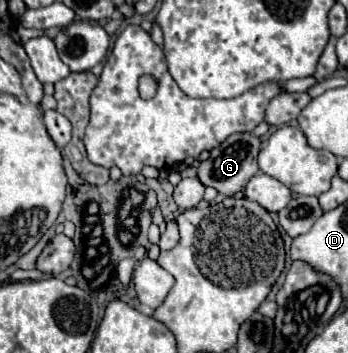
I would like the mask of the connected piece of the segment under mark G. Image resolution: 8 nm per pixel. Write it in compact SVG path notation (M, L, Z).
M251 132L233 134L221 146L211 150L209 160L199 164L199 180L205 186L217 188L219 194L223 194L223 196L233 196L233 194L241 192L245 188L245 184L249 182L249 178L259 172L259 164L257 164L259 150L261 150L261 138L259 136L255 136Z

